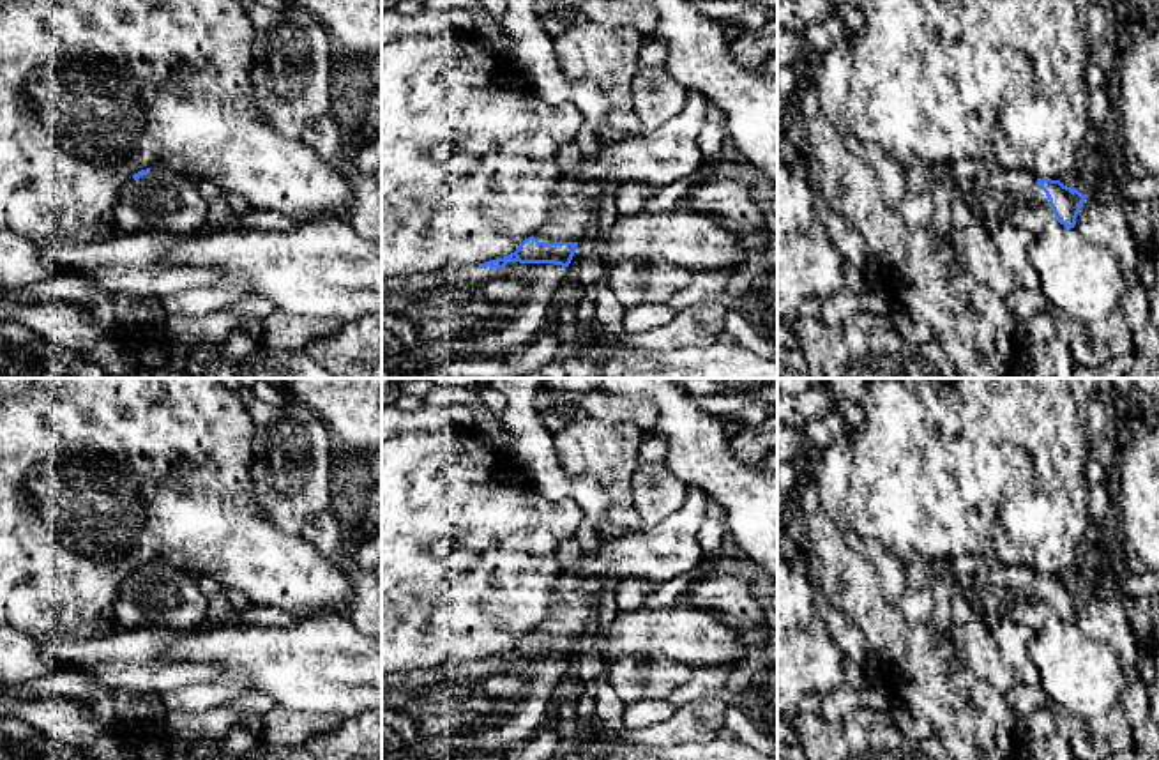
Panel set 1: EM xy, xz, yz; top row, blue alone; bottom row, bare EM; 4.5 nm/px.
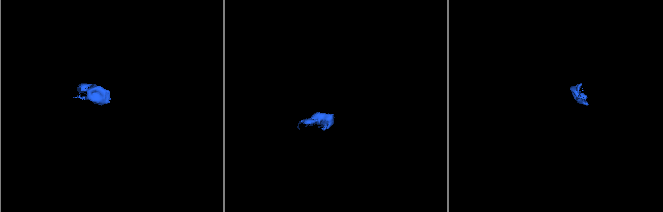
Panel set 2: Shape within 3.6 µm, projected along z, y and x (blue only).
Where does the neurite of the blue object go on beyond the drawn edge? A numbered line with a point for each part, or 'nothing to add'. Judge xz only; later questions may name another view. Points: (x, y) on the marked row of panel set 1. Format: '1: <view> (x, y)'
1: xz (670, 152)
2: xz (426, 319)

